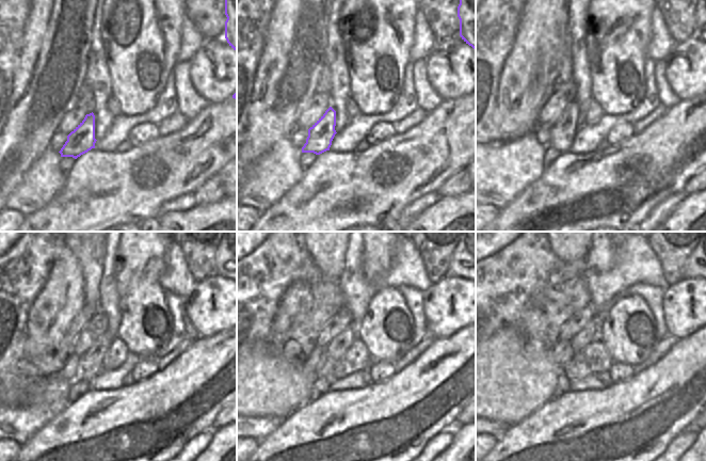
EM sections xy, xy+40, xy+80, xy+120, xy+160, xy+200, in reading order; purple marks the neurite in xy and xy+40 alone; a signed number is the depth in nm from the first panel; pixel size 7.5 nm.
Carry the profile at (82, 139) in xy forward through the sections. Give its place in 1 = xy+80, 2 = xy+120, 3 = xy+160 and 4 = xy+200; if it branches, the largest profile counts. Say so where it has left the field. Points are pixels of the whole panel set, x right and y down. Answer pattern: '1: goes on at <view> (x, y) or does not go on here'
1: goes on at xy+80 (561, 134)
2: goes on at xy+120 (89, 363)
3: goes on at xy+160 (338, 346)
4: goes on at xy+200 (590, 332)

